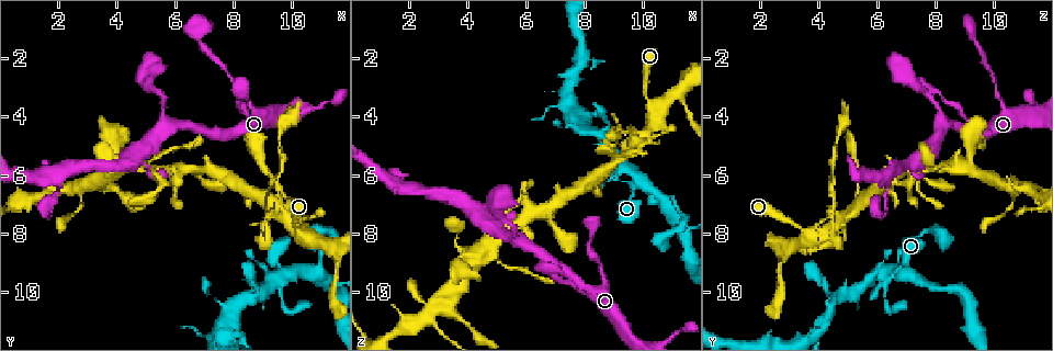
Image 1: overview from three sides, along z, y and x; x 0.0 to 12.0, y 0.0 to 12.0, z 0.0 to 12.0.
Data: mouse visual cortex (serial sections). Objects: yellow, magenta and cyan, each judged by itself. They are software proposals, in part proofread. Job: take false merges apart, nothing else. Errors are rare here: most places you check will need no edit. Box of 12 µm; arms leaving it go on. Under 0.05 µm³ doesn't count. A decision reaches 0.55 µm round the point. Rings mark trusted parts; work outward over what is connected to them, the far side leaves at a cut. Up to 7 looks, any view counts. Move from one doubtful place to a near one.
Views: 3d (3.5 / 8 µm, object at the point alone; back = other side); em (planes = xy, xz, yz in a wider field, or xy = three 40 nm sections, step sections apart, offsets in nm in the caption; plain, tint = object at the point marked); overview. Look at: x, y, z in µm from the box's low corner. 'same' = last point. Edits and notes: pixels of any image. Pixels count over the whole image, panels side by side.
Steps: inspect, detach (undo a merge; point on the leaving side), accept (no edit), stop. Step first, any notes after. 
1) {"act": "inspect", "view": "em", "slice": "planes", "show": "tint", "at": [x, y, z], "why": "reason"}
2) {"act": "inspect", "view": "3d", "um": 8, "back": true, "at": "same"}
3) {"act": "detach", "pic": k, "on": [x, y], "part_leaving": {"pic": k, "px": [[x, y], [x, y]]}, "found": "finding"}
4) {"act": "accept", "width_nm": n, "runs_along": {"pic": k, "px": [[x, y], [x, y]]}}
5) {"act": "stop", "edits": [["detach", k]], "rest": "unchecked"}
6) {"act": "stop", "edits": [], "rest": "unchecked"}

{"act": "inspect", "view": "3d", "um": 3.5, "at": [9.8, 9.5, 6.4], "why": "narrows sharply"}

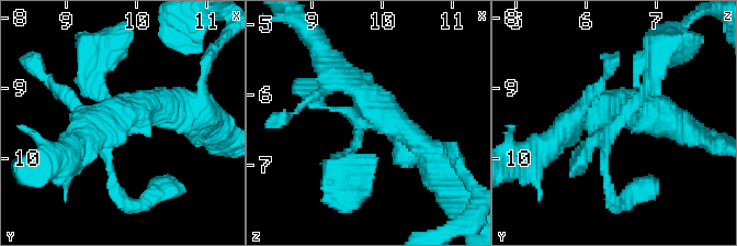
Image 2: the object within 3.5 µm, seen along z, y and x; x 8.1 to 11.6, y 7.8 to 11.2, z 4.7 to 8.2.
{"act": "accept", "runs_along": {"pic": 2, "px": [[655, 74], [559, 135]]}, "found": "all the same cell"}

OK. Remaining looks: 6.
{"act": "inspect", "view": "3d", "um": 3.5, "at": [9.9, 7.5, 4.7], "why": "sharp bend"}

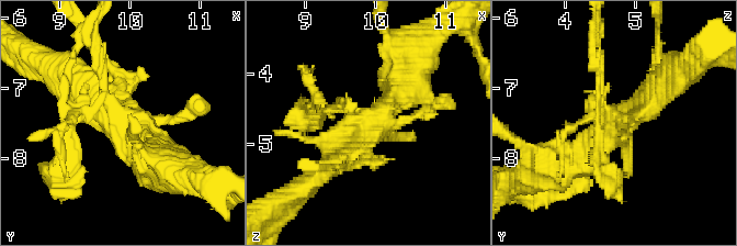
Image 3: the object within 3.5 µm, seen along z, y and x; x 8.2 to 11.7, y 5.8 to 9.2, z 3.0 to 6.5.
{"act": "inspect", "view": "em", "slice": "xy", "step": 3, "show": "tint", "at": [9.90, 7.50, 4.75]}

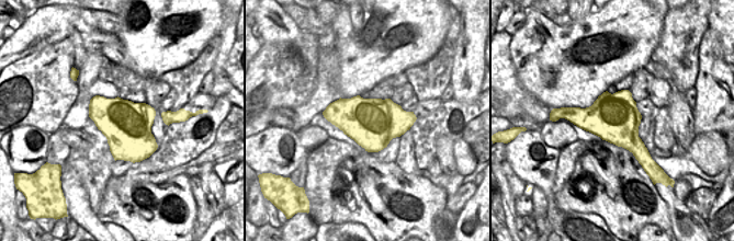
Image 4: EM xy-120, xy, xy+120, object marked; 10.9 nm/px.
{"act": "accept", "runs_along": {"pic": 3, "px": [[403, 78], [328, 167]]}, "found": "all the same cell"}

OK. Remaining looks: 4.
{"act": "inspect", "view": "3d", "um": 3.5, "at": [1.9, 6.0, 6.3], "why": "branch point"}

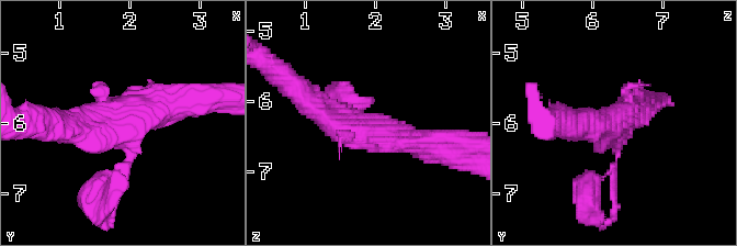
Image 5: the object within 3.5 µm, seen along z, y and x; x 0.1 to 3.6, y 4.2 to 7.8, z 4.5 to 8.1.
{"act": "inspect", "view": "em", "slice": "xy", "step": 5, "show": "tint", "at": [1.95, 6.05, 6.35]}

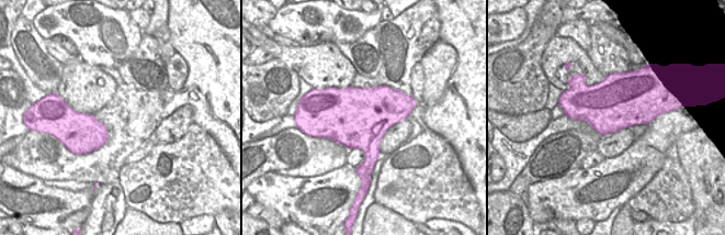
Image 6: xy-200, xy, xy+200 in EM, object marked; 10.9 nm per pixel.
{"act": "accept", "runs_along": {"pic": 5, "px": [[435, 142], [335, 123], [304, 97]]}, "found": "one cell here"}

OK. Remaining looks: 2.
{"act": "stop", "edits": [], "rest": "unchecked"}

